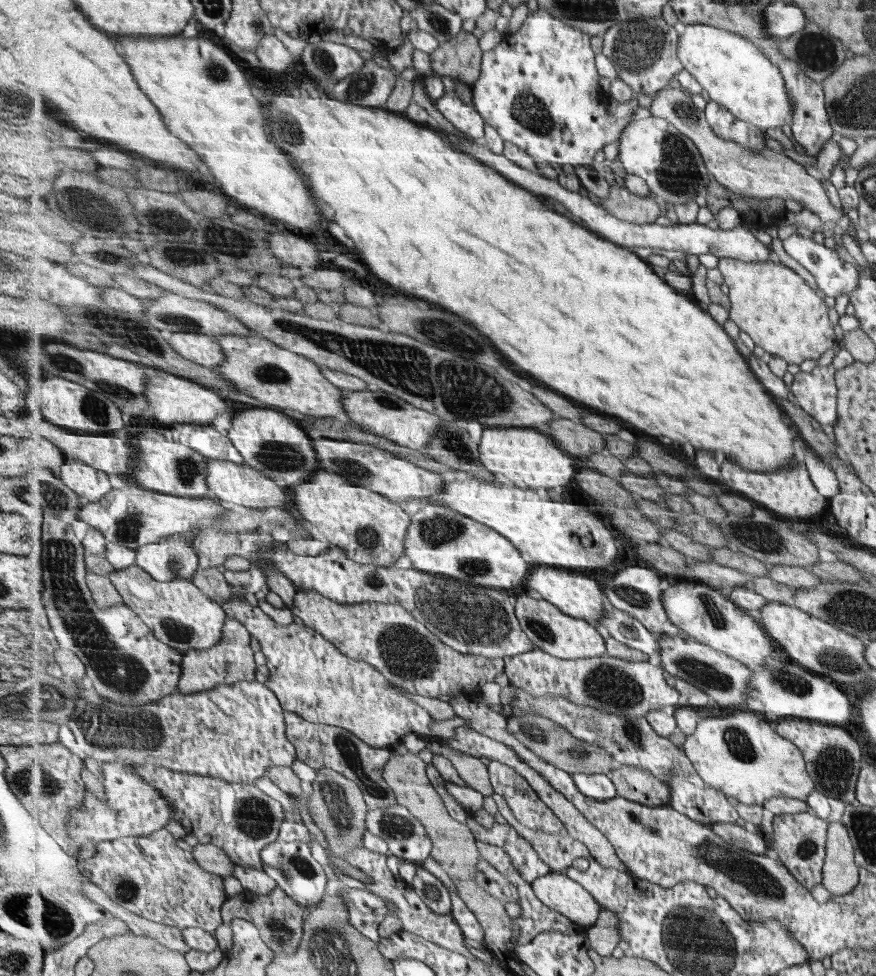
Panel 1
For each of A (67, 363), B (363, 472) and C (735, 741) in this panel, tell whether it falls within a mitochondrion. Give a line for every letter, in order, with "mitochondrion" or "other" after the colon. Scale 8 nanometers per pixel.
A: mitochondrion
B: mitochondrion
C: mitochondrion

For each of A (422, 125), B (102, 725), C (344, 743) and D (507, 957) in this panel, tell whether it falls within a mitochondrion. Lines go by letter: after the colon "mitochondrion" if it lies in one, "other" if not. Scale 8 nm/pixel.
A: other
B: mitochondrion
C: mitochondrion
D: other

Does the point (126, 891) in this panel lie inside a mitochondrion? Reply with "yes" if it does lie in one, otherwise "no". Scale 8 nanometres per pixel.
yes

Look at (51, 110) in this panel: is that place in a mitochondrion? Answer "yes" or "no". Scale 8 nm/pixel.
no

